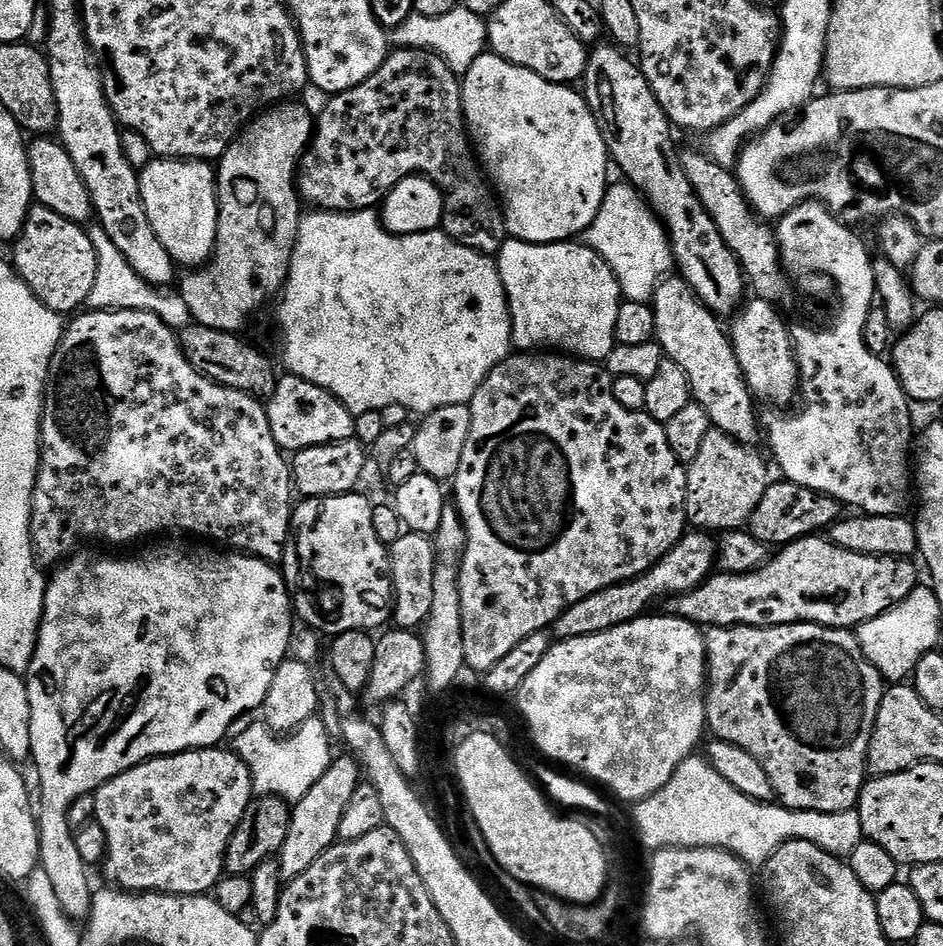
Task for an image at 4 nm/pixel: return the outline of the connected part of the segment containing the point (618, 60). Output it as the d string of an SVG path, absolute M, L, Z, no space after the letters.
M604 47L591 49L582 85L590 110L600 124L611 163L620 167L624 175L621 177L643 195L667 228L675 267L678 272L680 268L679 275L692 287L692 293L717 317L731 317L746 300L746 277L740 263L702 206L694 186L690 186L681 149L676 149L672 137L674 126L658 106L658 98L654 98L643 72L623 56L619 47Z

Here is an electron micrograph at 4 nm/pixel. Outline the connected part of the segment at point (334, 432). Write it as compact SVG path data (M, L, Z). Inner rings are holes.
M291 374L279 377L276 389L266 400L270 434L274 434L274 442L285 453L295 454L310 446L333 444L343 440L351 440L356 435L356 417L334 394L314 386L314 382L306 382Z

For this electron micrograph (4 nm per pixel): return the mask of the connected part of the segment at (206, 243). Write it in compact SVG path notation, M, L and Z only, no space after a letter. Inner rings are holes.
M156 158L139 173L139 177L146 218L150 218L154 234L158 234L158 242L166 246L177 265L207 264L216 248L220 213L220 203L216 197L216 168L203 160Z

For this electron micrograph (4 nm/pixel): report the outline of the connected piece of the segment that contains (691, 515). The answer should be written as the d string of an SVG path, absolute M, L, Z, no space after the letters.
M713 430L706 434L698 450L698 458L694 458L694 462L686 468L686 514L693 529L723 534L747 525L750 514L754 514L758 502L762 502L762 494L766 494L770 483L769 461L764 461L756 450L755 447L740 444L724 432Z

